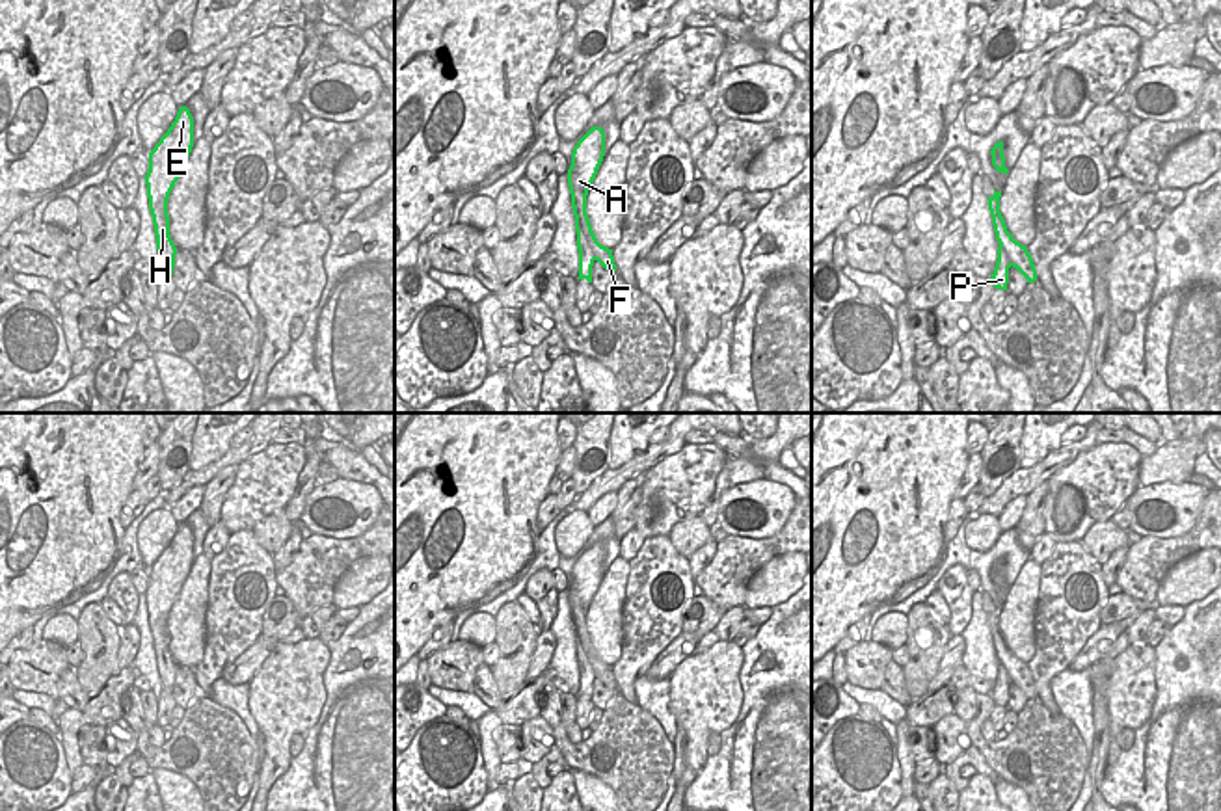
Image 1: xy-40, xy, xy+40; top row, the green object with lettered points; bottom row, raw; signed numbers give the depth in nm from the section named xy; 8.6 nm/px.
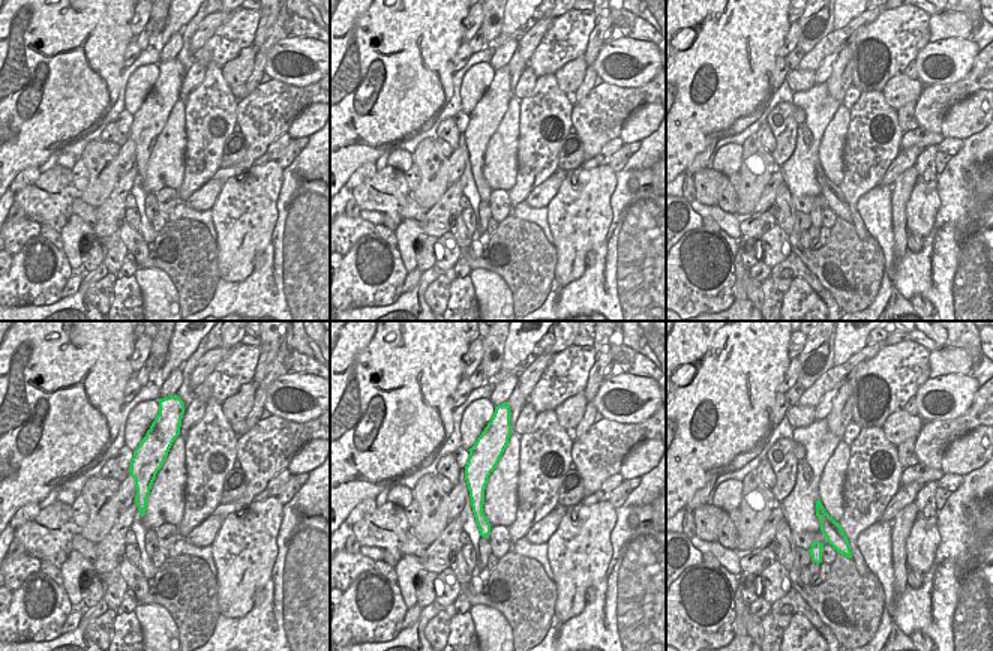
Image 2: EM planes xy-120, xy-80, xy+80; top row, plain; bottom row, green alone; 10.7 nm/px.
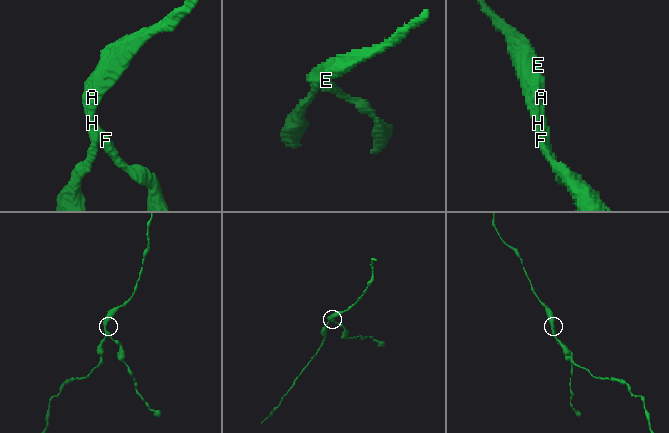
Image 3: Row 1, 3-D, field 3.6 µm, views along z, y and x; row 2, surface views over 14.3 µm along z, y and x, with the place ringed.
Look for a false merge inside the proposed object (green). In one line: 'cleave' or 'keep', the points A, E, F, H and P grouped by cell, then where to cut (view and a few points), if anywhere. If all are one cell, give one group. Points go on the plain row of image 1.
cleave; groups A E H P / F; cut xy (585, 646), (587, 659), (596, 676)

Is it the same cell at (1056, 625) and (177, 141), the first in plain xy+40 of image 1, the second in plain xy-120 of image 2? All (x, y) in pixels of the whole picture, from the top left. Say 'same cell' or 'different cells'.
different cells

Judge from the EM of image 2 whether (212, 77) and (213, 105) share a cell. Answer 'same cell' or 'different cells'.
same cell

